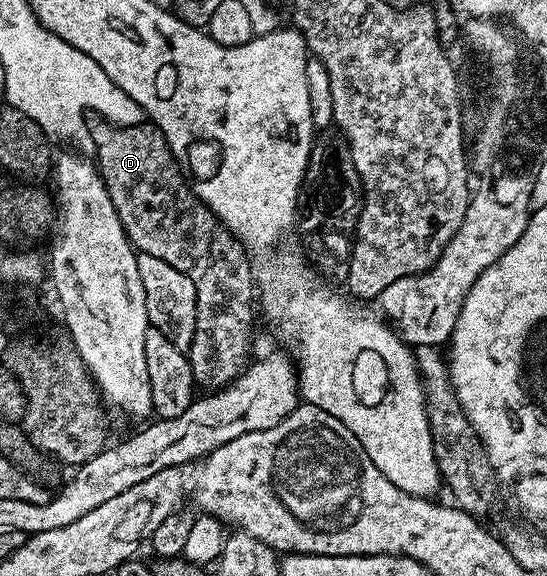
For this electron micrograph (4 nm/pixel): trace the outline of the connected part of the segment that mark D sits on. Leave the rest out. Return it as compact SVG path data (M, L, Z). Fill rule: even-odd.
M101 119L95 122L95 125L88 129L88 137L94 140L93 156L96 158L98 172L102 174L108 187L112 207L116 207L116 215L120 215L120 223L127 239L138 253L156 255L156 259L164 259L164 263L188 275L188 279L192 279L196 287L196 327L188 350L194 384L201 388L203 385L206 388L203 390L206 391L224 389L241 376L251 356L250 332L254 329L256 286L246 249L237 237L233 237L222 226L221 219L216 217L202 200L194 196L186 174L176 163L172 163L168 143L153 123L112 125Z

